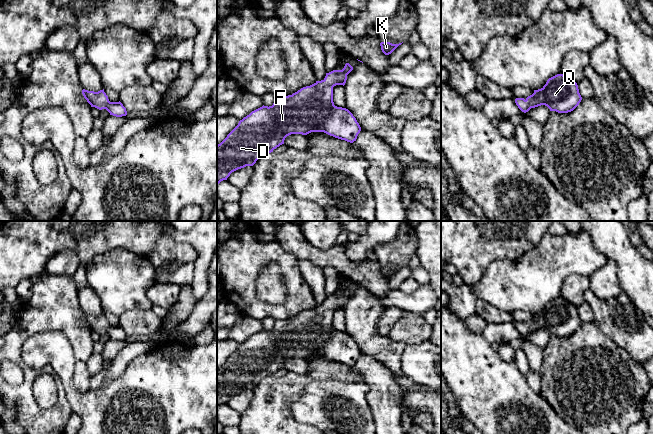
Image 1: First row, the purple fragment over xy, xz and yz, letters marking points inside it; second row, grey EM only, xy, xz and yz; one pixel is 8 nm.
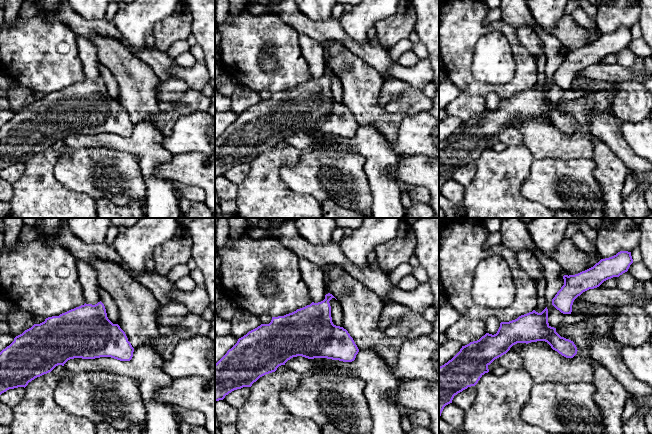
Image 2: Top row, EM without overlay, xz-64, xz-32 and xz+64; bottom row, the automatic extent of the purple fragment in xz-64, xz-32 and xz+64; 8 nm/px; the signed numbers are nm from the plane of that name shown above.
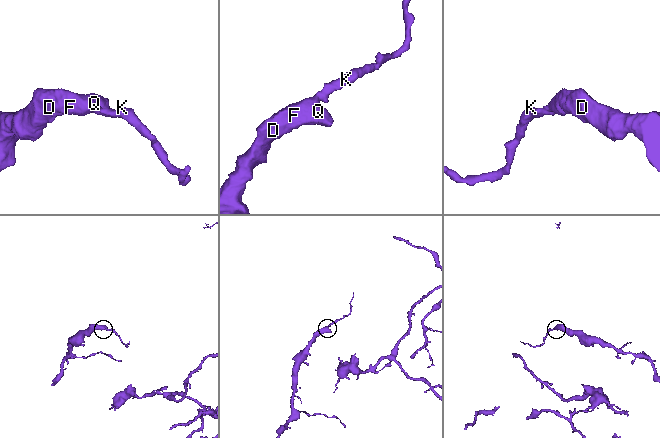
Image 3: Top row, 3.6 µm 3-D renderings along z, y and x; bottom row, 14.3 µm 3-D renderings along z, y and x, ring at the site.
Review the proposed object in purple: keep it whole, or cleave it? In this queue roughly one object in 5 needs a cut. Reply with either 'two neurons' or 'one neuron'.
one neuron

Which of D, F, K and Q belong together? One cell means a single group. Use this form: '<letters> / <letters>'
D F K Q

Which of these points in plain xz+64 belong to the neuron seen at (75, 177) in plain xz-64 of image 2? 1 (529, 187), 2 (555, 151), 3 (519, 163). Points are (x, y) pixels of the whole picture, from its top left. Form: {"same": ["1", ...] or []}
{"same": ["1"]}

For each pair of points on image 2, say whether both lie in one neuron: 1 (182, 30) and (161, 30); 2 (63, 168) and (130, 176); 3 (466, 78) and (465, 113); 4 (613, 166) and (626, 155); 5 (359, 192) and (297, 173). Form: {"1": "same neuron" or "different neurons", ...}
{"1": "same neuron", "2": "same neuron", "3": "different neurons", "4": "different neurons", "5": "same neuron"}

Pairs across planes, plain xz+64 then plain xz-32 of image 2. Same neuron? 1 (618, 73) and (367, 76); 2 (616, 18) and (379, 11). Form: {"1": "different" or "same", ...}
{"1": "different", "2": "different"}

